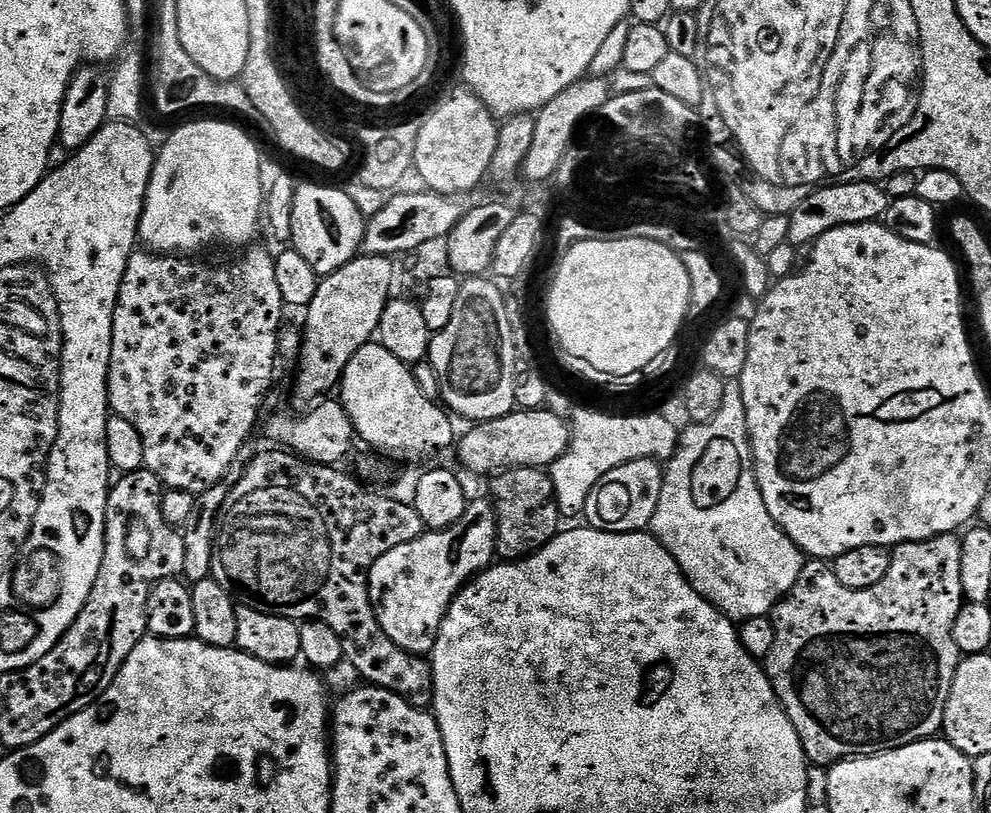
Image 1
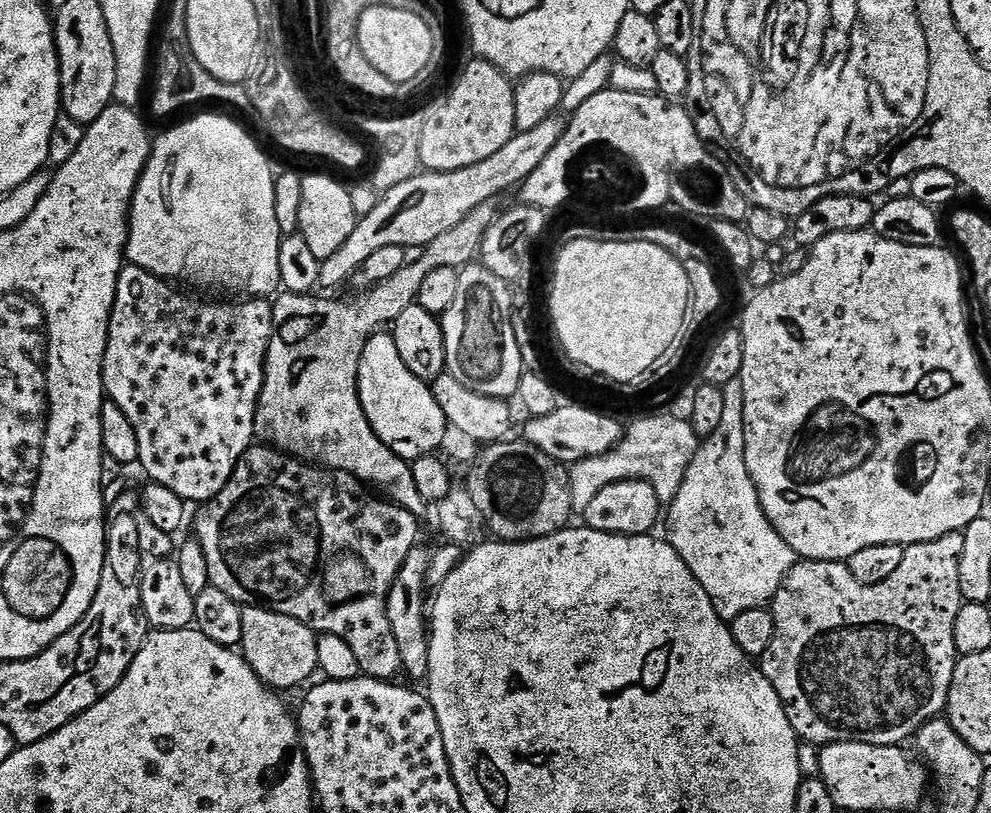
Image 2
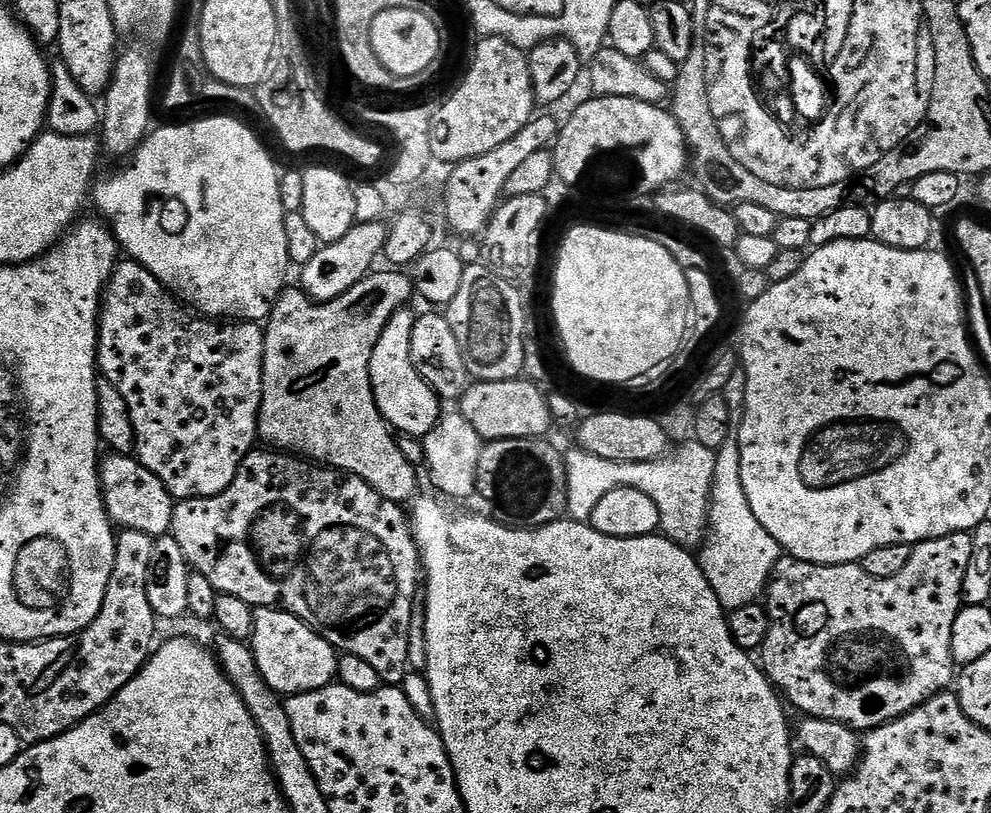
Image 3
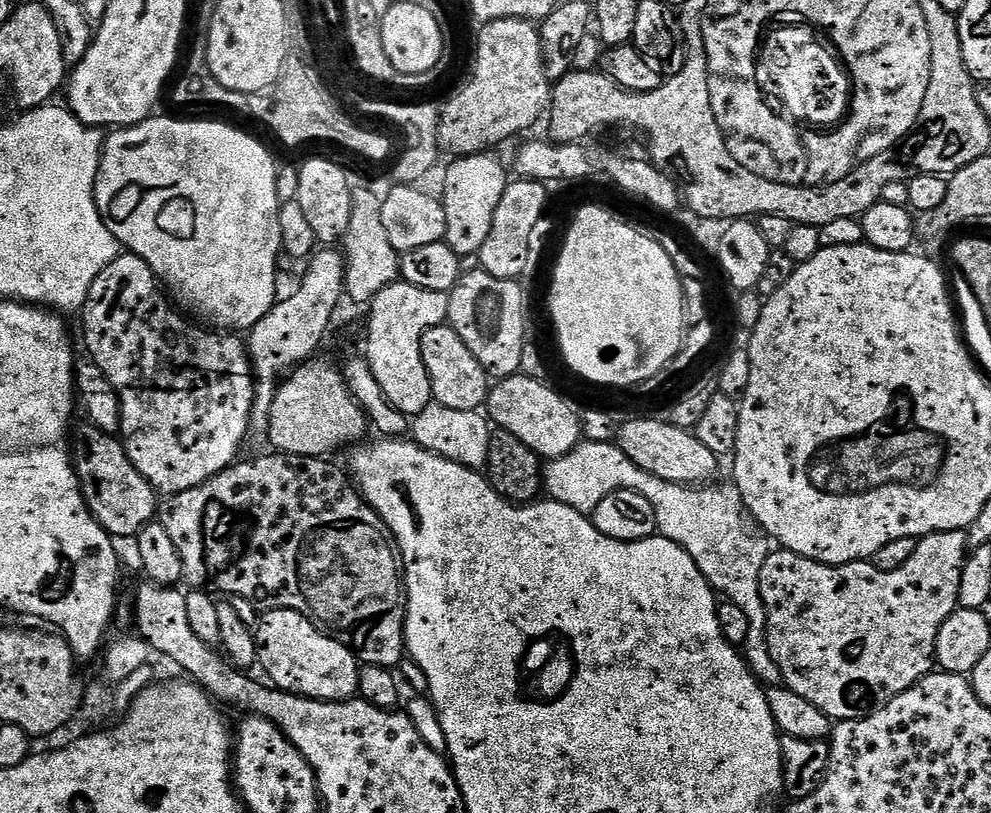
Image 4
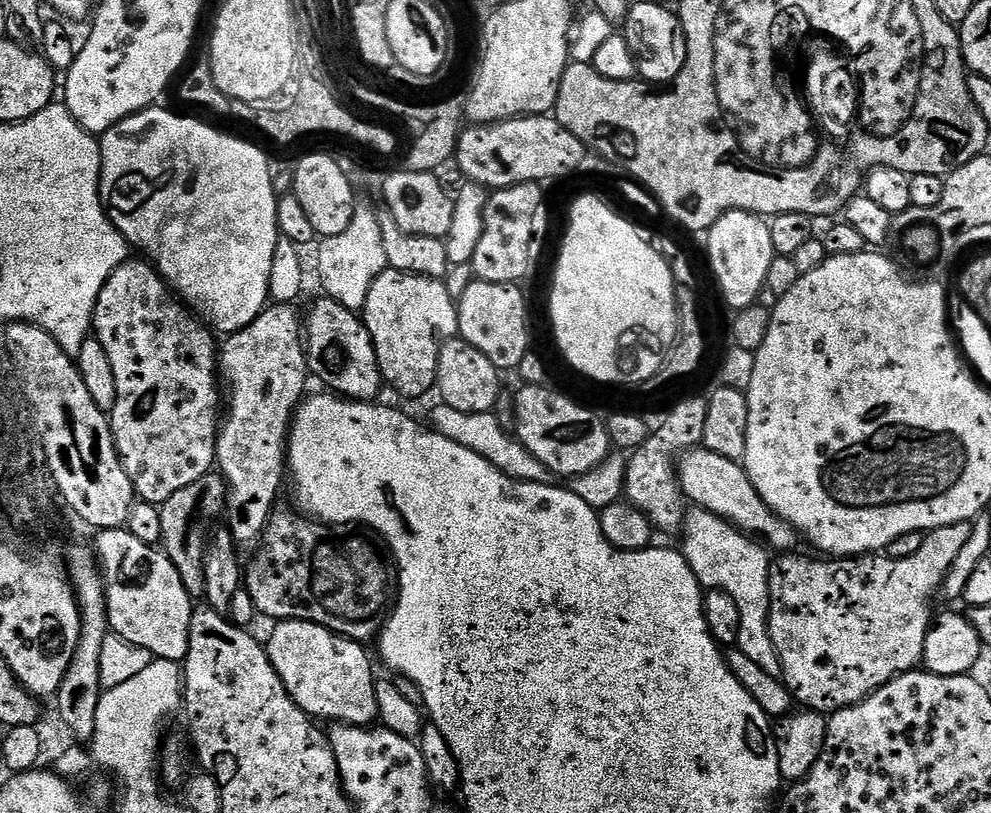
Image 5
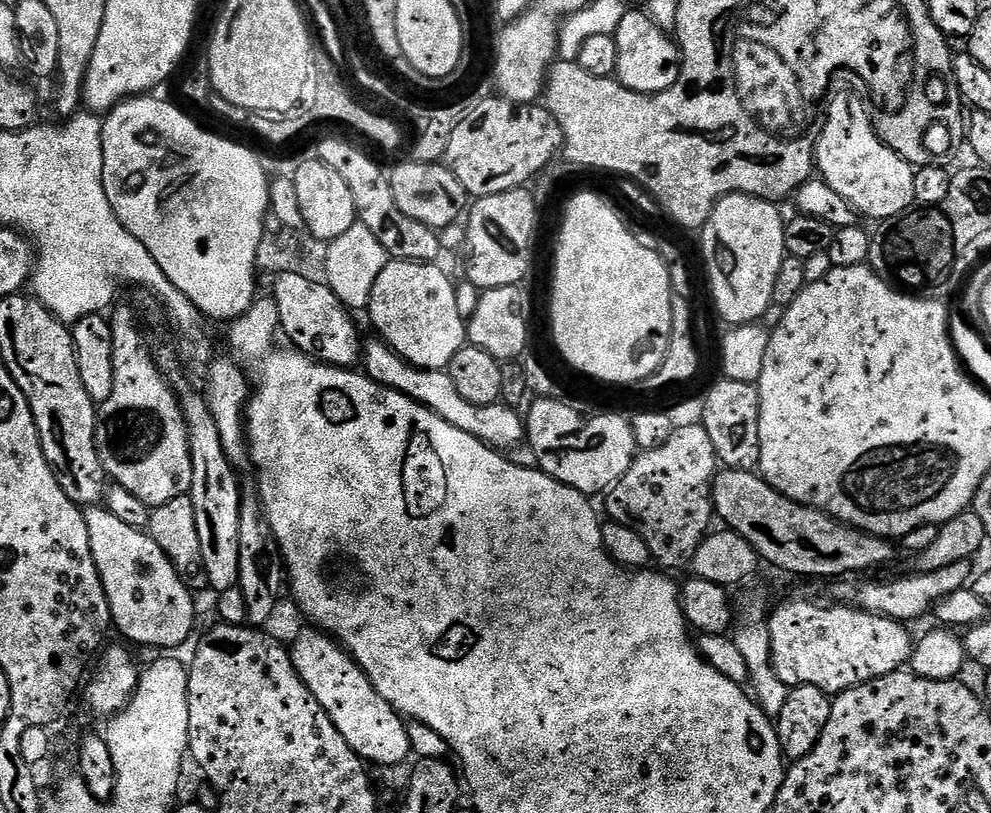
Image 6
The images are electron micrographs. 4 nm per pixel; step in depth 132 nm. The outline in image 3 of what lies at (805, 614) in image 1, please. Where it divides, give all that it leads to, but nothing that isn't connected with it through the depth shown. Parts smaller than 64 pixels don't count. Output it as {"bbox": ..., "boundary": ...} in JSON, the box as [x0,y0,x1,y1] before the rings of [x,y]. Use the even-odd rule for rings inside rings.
{"bbox":[758,532,971,734],"boundary":[[[955,532],[946,534],[937,540],[924,540],[913,547],[910,562],[906,562],[904,569],[900,573],[894,574],[894,578],[874,578],[870,574],[866,574],[866,570],[859,563],[811,564],[785,555],[776,564],[775,570],[772,571],[772,579],[766,585],[766,607],[770,618],[770,630],[766,634],[764,647],[758,652],[764,675],[779,689],[783,699],[789,705],[792,703],[800,714],[842,722],[847,728],[855,728],[860,734],[891,720],[897,720],[899,716],[905,716],[910,710],[922,706],[922,702],[945,691],[954,680],[954,661],[950,638],[954,630],[954,618],[960,613],[964,599],[964,579],[966,578],[966,566],[970,566],[971,549],[971,532]]]}

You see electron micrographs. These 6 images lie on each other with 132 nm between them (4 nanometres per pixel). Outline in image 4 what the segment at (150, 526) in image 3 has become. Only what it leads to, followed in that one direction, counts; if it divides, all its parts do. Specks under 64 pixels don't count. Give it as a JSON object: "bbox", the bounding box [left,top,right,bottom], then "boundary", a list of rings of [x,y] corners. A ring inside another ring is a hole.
{"bbox":[70,426,158,538],"boundary":[[[91,426],[75,436],[70,444],[72,464],[80,479],[80,489],[92,517],[108,531],[113,538],[140,535],[146,525],[153,523],[158,516],[158,493],[138,474],[134,462],[126,454],[123,443],[113,433],[103,432]]]}

